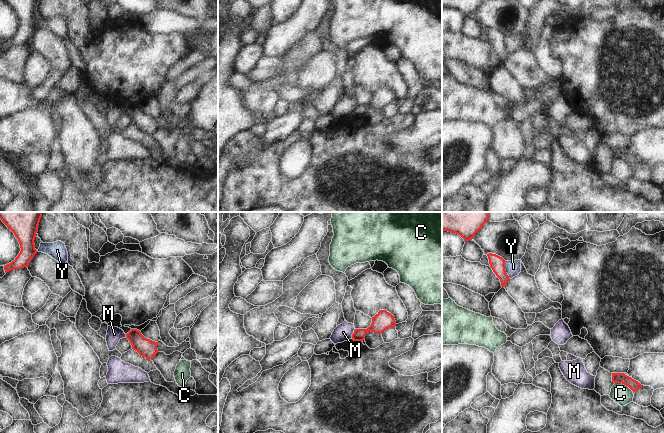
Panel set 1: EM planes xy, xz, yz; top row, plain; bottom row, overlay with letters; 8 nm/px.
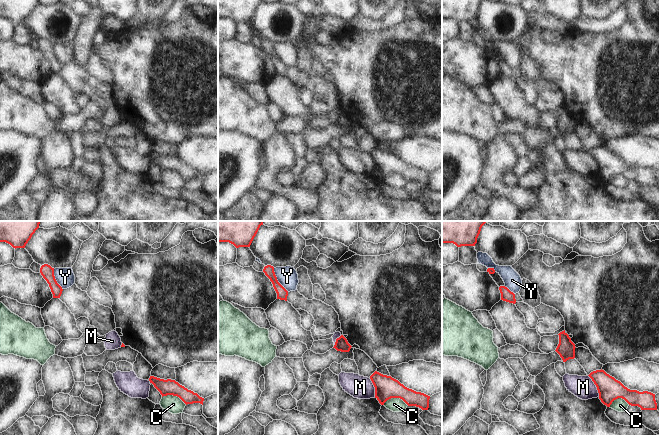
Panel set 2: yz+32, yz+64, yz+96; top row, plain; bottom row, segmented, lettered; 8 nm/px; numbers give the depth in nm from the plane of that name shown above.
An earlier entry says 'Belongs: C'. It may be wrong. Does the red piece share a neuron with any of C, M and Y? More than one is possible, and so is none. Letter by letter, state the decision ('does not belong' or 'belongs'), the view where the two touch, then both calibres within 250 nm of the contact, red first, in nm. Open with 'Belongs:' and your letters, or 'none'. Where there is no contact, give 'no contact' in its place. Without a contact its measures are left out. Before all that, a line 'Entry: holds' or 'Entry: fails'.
Entry: fails
Belongs: none
C: does not belong | yz | 90/160 nm
M: does not belong | xz | 140/140 nm
Y: does not belong | yz | 120/120 nm

